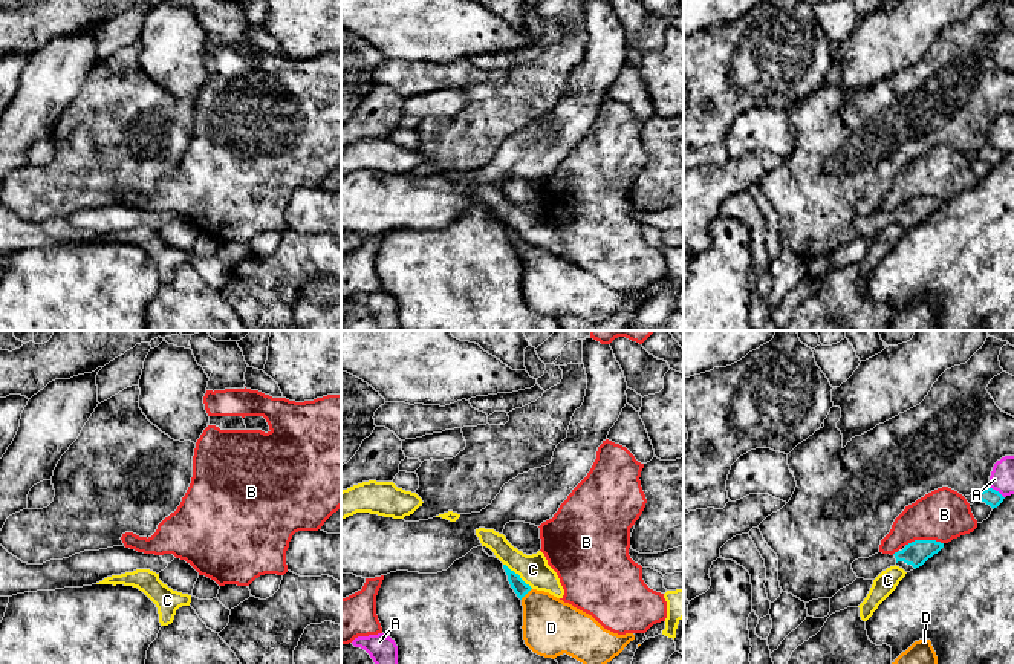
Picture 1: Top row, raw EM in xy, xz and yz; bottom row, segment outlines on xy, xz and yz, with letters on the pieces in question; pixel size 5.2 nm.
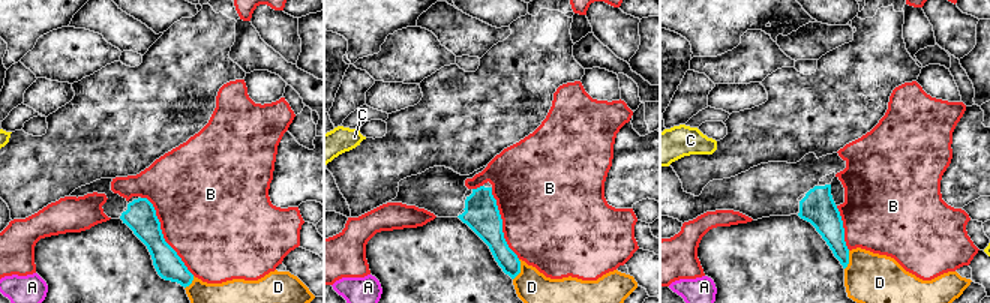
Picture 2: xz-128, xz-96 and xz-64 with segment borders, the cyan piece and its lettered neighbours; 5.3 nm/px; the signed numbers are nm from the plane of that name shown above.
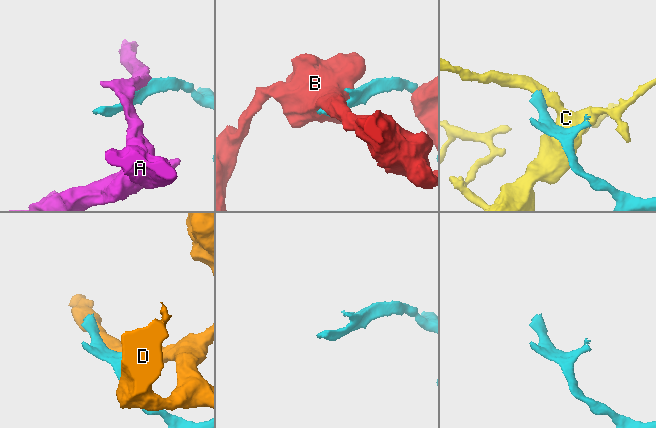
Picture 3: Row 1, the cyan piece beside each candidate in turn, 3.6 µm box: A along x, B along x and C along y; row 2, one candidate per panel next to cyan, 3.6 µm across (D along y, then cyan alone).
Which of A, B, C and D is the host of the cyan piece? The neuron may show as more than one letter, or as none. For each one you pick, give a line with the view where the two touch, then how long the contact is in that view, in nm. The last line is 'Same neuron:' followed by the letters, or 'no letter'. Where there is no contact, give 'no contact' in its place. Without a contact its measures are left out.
Same neuron: no letter

